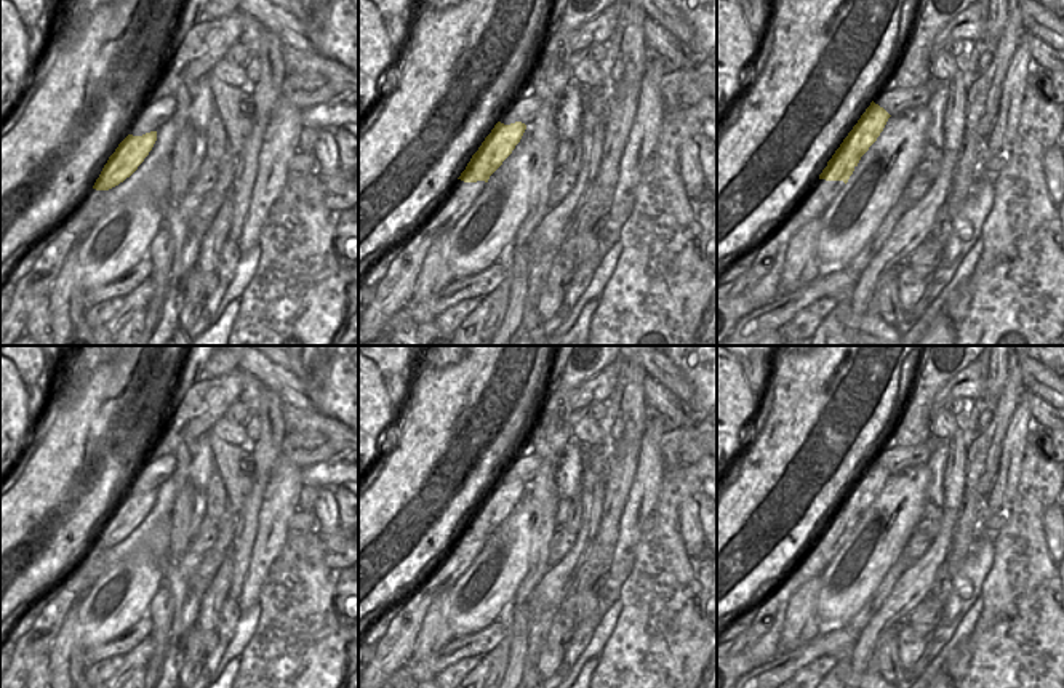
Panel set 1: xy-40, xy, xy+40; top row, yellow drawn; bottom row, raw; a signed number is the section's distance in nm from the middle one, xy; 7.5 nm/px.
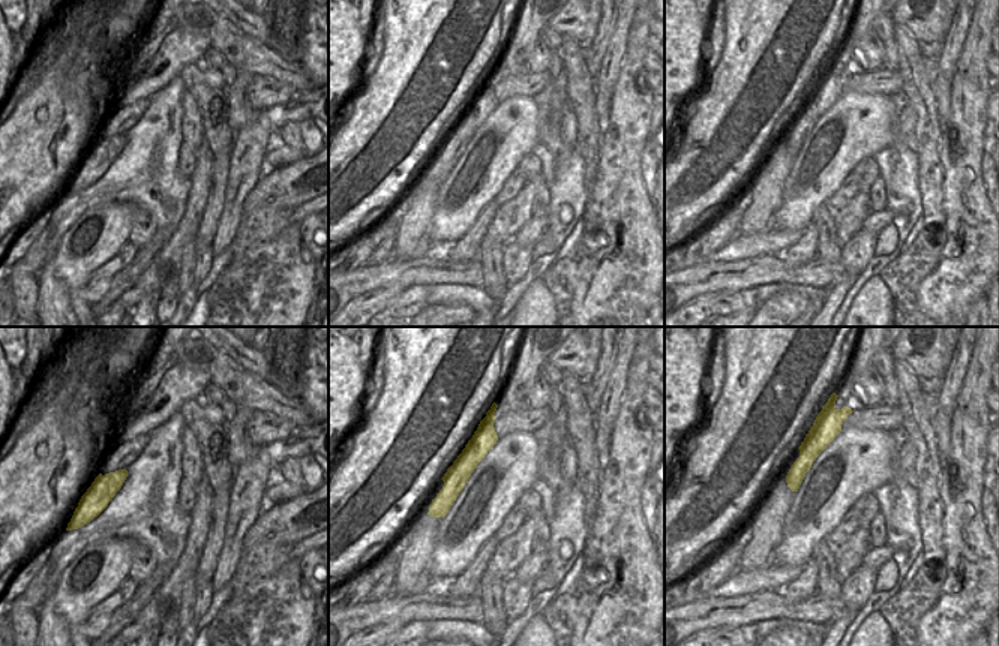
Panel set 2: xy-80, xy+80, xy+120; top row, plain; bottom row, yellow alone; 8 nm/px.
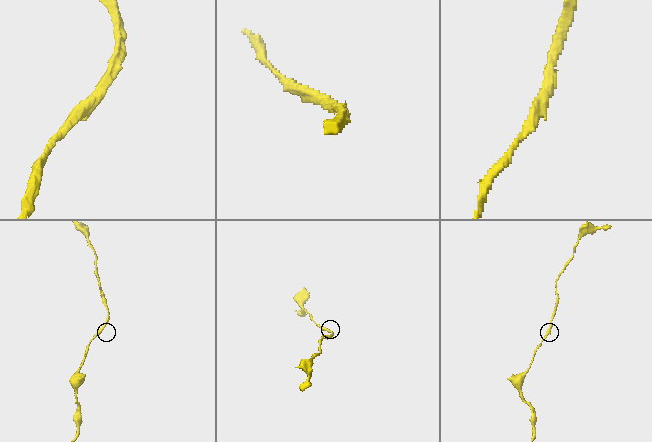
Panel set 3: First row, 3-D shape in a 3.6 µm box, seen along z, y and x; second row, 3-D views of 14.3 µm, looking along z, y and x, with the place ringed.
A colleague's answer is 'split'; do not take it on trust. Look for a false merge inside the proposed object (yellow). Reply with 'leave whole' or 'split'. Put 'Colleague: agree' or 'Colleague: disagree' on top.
Colleague: disagree
leave whole

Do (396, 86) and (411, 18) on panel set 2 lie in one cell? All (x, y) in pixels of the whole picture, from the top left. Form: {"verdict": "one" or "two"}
{"verdict": "one"}

